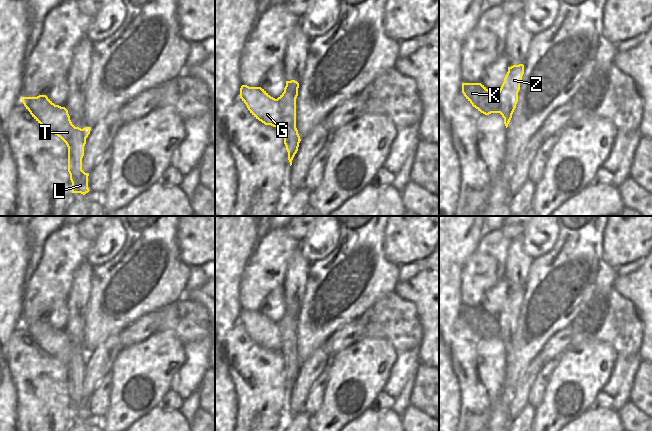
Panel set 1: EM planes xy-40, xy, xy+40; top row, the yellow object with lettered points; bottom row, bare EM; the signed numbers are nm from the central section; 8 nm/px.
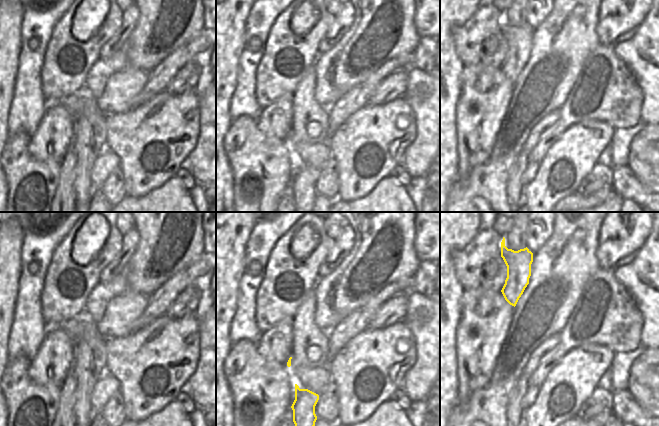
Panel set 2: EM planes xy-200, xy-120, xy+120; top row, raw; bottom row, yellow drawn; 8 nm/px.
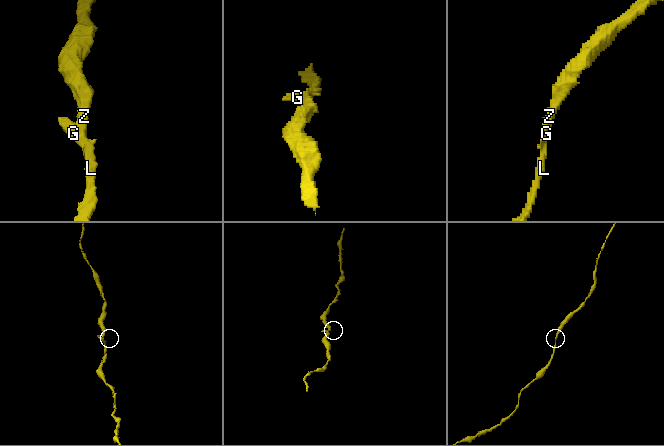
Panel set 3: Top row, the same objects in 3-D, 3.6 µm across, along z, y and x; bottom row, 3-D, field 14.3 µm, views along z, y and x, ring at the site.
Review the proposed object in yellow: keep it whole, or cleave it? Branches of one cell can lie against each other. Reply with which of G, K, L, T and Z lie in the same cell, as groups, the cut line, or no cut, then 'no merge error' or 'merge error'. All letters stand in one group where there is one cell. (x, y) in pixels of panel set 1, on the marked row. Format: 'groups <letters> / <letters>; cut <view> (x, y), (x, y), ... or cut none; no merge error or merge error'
groups G K L T Z; cut none; no merge error

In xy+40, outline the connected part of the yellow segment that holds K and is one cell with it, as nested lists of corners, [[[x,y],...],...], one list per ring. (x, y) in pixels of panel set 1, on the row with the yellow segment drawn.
[[[523,64],[513,65],[508,67],[504,82],[497,94],[489,91],[481,83],[462,83],[462,93],[481,113],[485,115],[500,113],[507,128],[518,102],[523,74]]]

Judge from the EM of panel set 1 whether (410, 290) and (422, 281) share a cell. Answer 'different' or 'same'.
same

